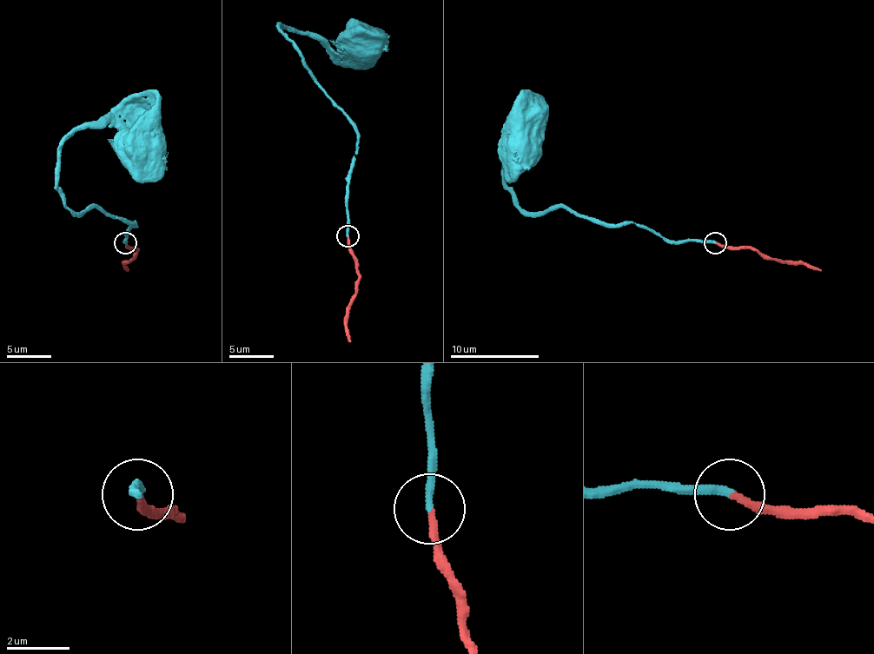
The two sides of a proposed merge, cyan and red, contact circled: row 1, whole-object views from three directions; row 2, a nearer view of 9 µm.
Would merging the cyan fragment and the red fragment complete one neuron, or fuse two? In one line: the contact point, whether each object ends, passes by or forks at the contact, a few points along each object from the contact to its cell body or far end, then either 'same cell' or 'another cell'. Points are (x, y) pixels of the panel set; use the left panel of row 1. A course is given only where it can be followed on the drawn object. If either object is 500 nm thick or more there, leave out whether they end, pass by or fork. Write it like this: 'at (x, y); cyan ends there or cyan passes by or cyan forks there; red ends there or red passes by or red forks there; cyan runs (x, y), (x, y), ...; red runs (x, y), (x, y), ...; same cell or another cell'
at (125, 242); cyan ends there; red ends there; cyan runs (126, 242), (135, 222), (96, 207), (75, 213), (56, 187), (59, 146), (88, 126), (115, 126), (143, 157); red runs (126, 242), (137, 251), (126, 262), (128, 271); same cell

